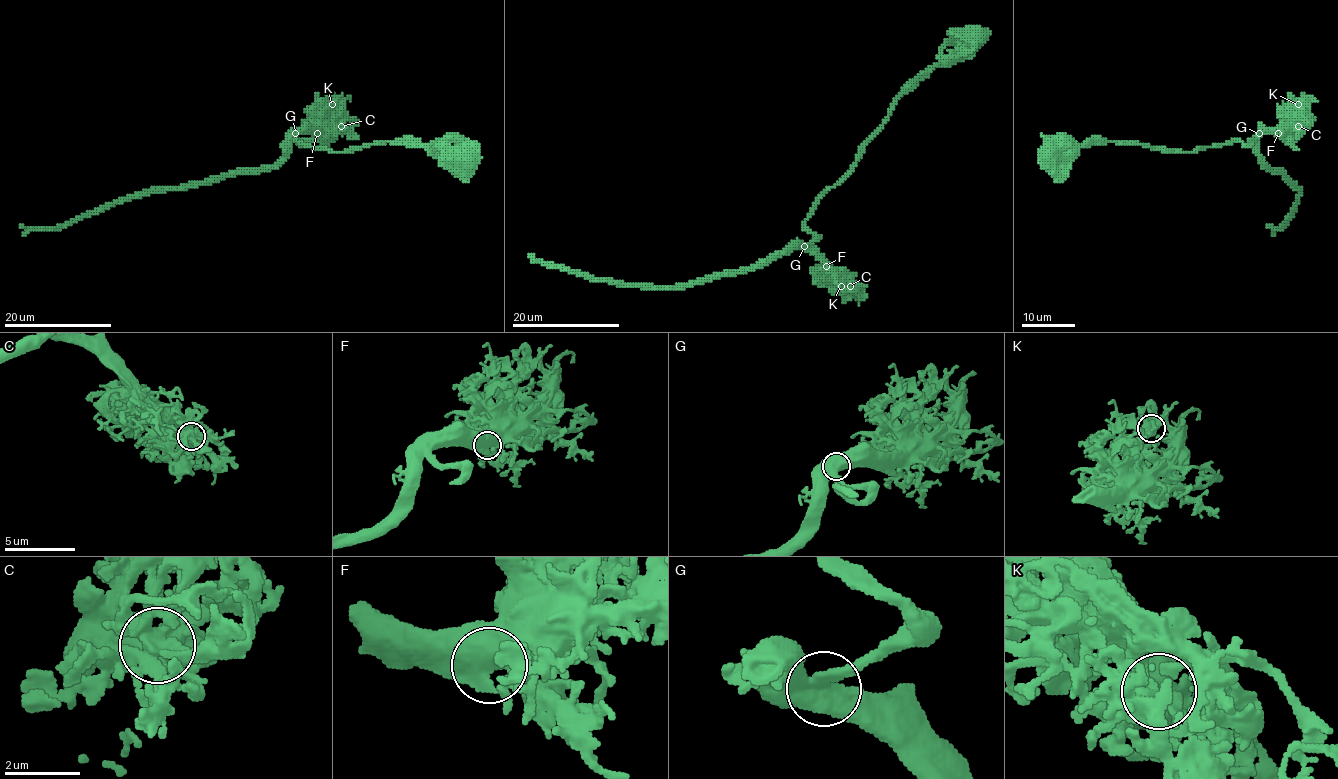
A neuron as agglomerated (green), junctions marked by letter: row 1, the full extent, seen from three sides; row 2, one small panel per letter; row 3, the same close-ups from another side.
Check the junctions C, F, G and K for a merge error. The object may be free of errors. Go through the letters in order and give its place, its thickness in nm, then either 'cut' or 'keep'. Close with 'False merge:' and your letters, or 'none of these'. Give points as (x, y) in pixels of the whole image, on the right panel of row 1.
C: (1298, 126) | 480 nm | keep
F: (1278, 133) | 480 nm | keep
G: (1259, 133) | 600 nm | keep
K: (1298, 104) | 480 nm | keep
False merge: none of these

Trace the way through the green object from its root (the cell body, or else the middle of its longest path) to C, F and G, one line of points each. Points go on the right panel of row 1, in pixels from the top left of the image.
C: (1048, 155), (1070, 155), (1078, 147), (1108, 142), (1181, 151), (1236, 141), (1247, 146), (1262, 133), (1298, 126)
F: (1048, 155), (1070, 155), (1078, 147), (1108, 142), (1193, 151), (1236, 141), (1247, 146), (1261, 134), (1278, 133)
G: (1048, 155), (1070, 155), (1078, 147), (1108, 142), (1136, 142), (1181, 151), (1236, 141), (1247, 146), (1259, 133)

